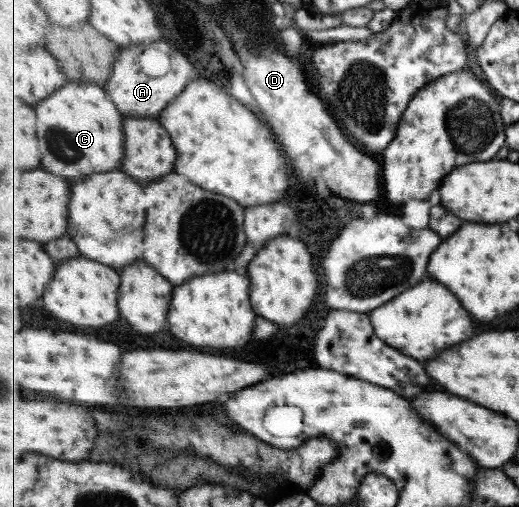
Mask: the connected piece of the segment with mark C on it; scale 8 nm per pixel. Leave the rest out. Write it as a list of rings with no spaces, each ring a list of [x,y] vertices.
[[[68,81],[49,98],[39,102],[36,111],[38,112],[39,148],[43,151],[41,168],[64,176],[73,183],[81,182],[85,176],[121,170],[126,156],[125,115],[110,99],[105,87],[93,82]]]

